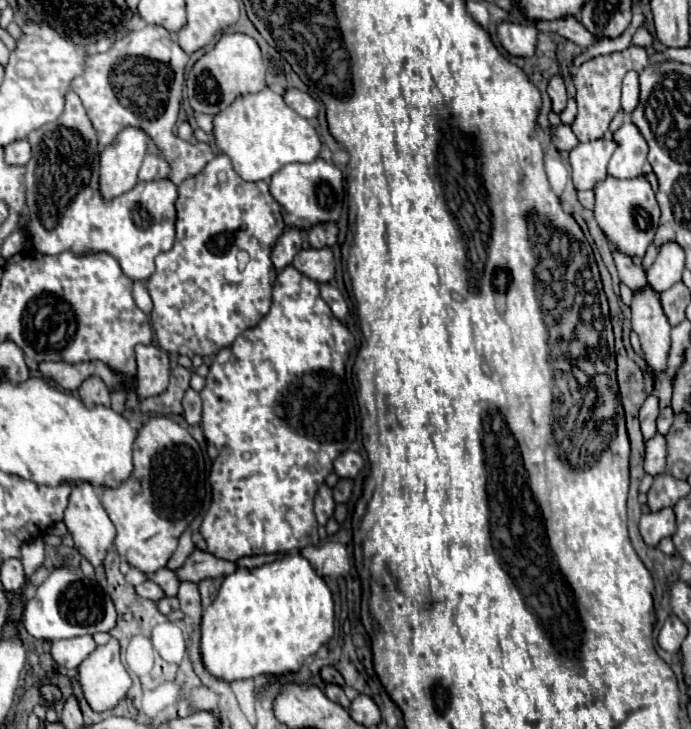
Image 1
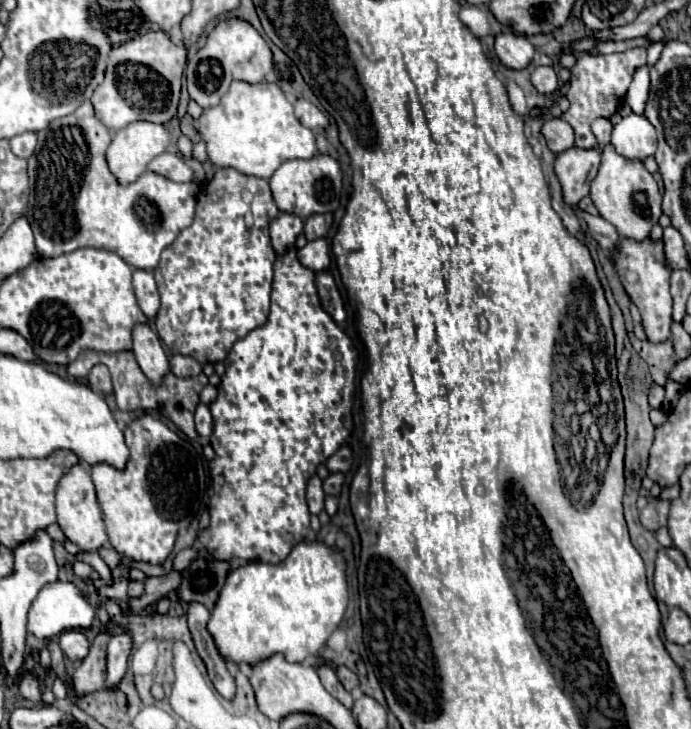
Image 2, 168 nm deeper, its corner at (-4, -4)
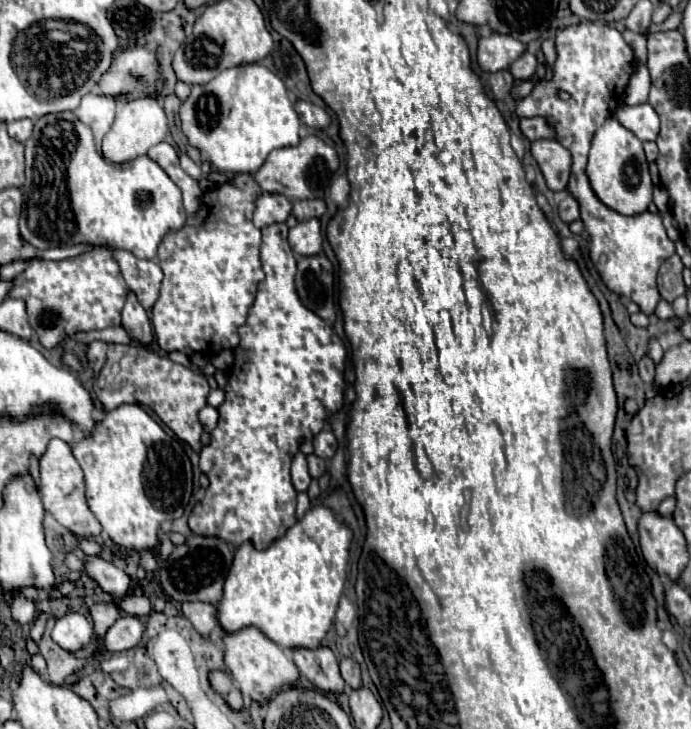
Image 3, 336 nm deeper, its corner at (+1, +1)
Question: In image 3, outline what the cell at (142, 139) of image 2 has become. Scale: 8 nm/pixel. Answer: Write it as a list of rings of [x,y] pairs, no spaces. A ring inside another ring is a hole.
[[[137,99],[131,103],[125,103],[117,109],[115,123],[111,131],[103,137],[103,157],[111,163],[129,163],[149,151],[149,147],[165,141],[167,137],[167,117],[161,107],[159,99]]]

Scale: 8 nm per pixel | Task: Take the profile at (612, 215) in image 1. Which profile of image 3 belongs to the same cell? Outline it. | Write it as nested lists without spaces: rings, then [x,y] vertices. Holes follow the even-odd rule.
[[[609,117],[593,137],[587,163],[587,177],[599,201],[621,215],[641,215],[653,203],[653,183],[647,169],[643,145],[639,139],[635,139],[631,131],[621,127],[613,117]]]

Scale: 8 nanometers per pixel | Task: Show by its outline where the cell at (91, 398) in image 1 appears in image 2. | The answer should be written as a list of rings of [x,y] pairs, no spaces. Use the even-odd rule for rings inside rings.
[[[96,364],[90,372],[88,372],[88,380],[90,380],[90,388],[98,394],[110,394],[112,392],[112,380],[110,380],[110,372],[104,364]]]

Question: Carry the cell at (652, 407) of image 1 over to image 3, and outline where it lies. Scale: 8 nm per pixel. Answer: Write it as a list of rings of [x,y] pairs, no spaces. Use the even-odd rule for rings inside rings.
[[[643,357],[639,361],[639,375],[647,385],[651,385],[655,381],[655,363],[649,357]]]

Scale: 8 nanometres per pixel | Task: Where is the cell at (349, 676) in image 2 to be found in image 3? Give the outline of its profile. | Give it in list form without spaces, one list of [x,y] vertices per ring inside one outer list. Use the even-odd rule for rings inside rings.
[[[341,659],[341,661],[339,661],[339,669],[341,669],[343,681],[345,681],[351,689],[359,689],[359,687],[361,687],[361,671],[359,671],[357,661],[353,661],[353,659]]]

